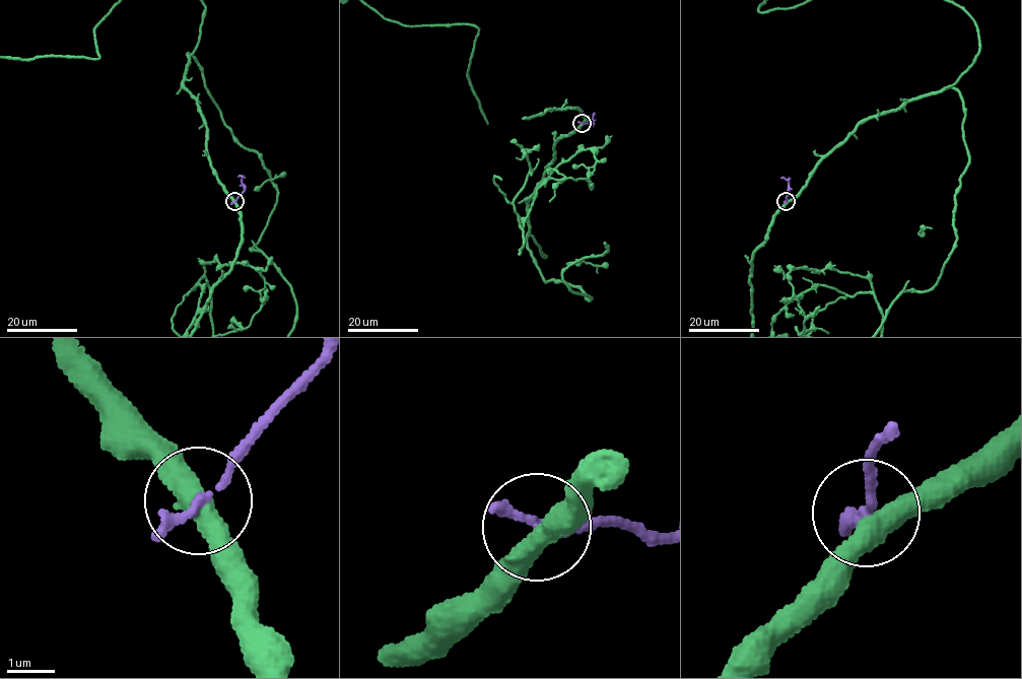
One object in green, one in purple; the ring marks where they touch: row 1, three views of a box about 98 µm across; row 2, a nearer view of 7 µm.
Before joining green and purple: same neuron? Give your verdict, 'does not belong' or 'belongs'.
does not belong

